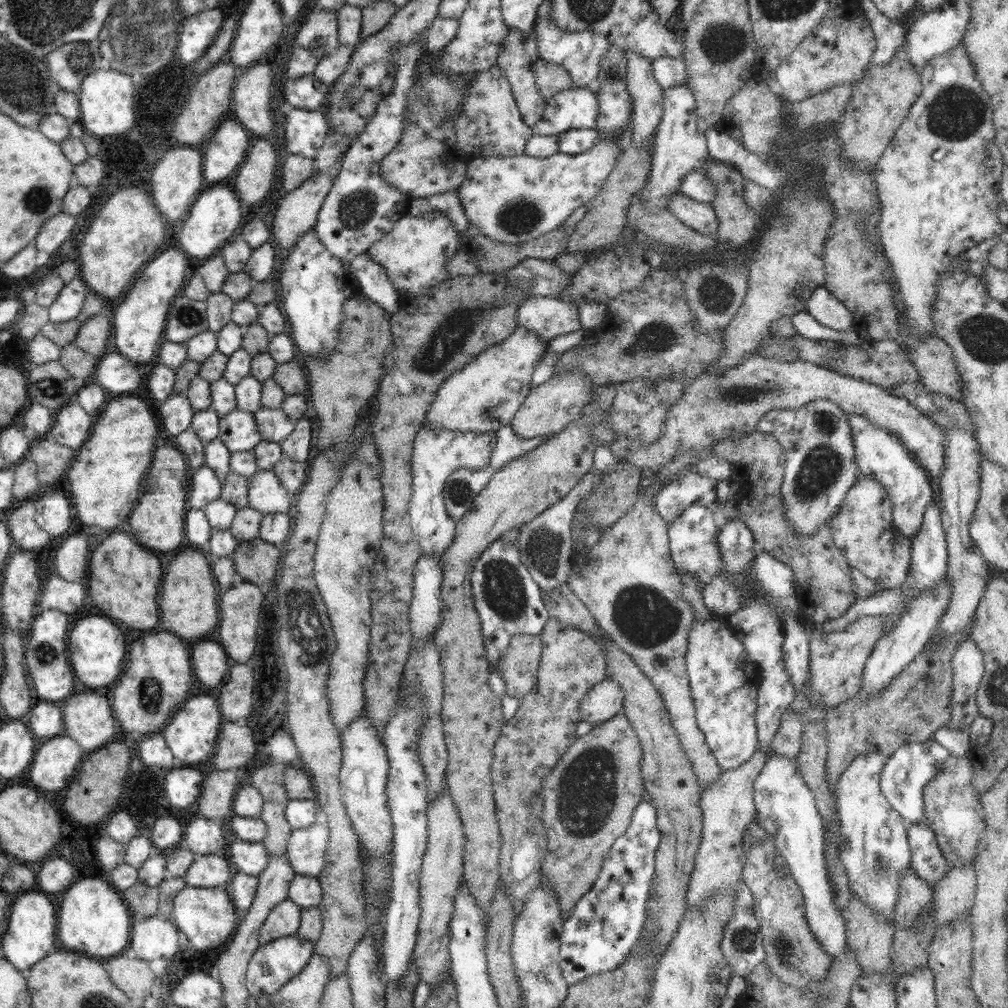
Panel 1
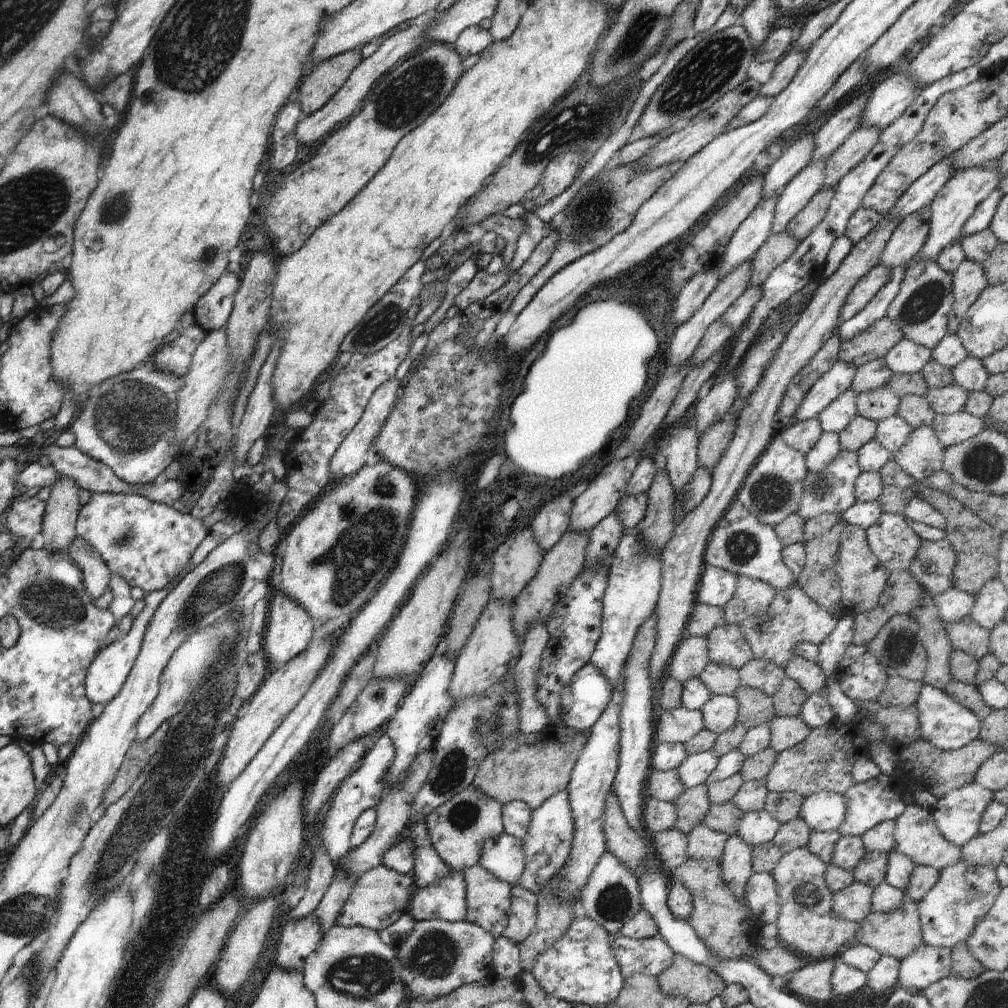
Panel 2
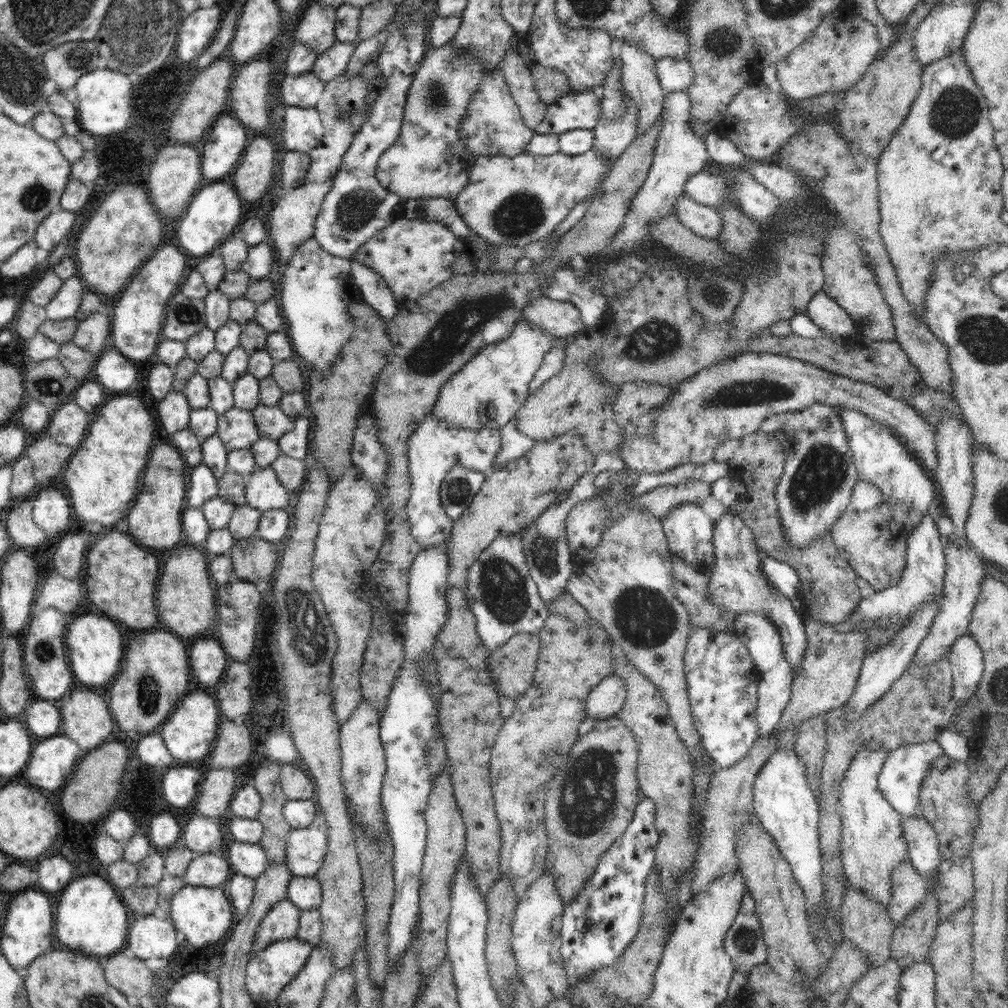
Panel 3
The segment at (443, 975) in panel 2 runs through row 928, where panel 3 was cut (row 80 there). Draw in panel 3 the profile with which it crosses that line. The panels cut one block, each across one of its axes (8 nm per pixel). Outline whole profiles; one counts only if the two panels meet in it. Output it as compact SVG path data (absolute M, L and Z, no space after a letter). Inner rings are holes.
M452 41L438 49L428 48L419 67L419 71L414 74L414 82L407 91L405 113L398 138L390 145L390 149L380 156L376 180L404 201L437 196L451 198L458 205L458 196L462 196L462 192L470 188L470 166L474 166L474 160L477 160L464 148L465 142L459 132L471 98L482 85L486 71L482 70L482 66L472 55L458 54L458 50L452 48Z

